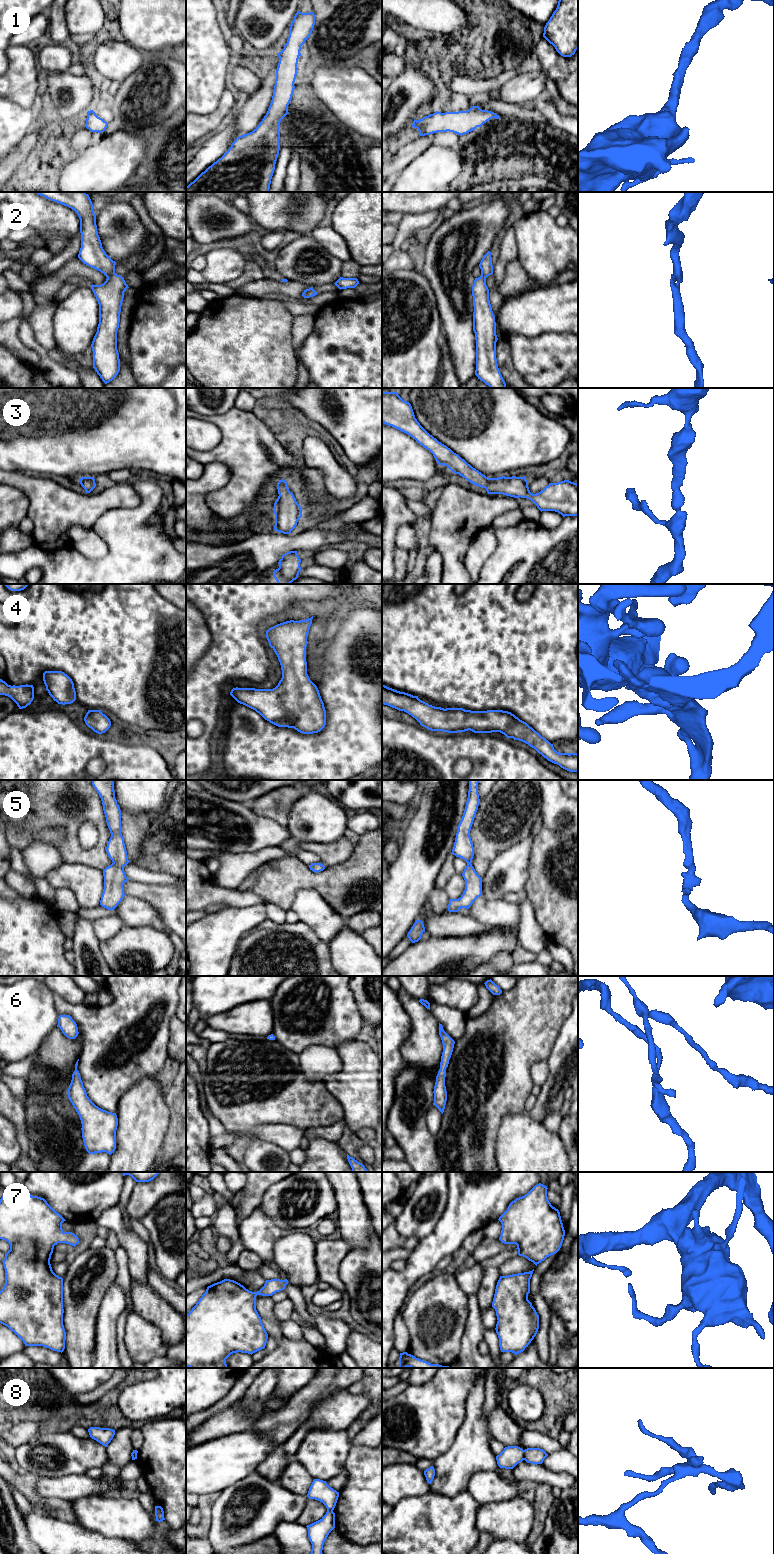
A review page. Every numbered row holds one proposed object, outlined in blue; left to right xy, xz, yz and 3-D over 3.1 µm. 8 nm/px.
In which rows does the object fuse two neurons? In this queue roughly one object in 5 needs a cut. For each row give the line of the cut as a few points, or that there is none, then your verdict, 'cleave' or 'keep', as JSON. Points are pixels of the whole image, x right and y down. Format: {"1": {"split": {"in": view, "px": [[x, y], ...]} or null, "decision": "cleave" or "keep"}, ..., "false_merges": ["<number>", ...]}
{"1": {"split": null, "decision": "keep"}, "2": {"split": null, "decision": "keep"}, "3": {"split": null, "decision": "keep"}, "4": {"split": null, "decision": "keep"}, "5": {"split": null, "decision": "keep"}, "6": {"split": null, "decision": "keep"}, "7": {"split": null, "decision": "keep"}, "8": {"split": {"in": "yz", "px": [[523, 1450], [524, 1459]]}, "decision": "cleave"}, "false_merges": ["8"]}

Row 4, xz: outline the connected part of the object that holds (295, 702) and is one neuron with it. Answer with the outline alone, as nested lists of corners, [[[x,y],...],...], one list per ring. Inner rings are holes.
[[[312,619],[300,621],[286,621],[277,624],[266,631],[266,638],[269,646],[274,650],[281,665],[282,678],[278,685],[273,689],[255,689],[255,688],[233,688],[230,695],[240,704],[243,704],[257,713],[259,713],[265,720],[278,727],[294,728],[303,734],[313,734],[320,732],[326,725],[326,710],[321,699],[317,686],[310,680],[307,674],[306,662],[306,647],[308,644],[307,637]]]

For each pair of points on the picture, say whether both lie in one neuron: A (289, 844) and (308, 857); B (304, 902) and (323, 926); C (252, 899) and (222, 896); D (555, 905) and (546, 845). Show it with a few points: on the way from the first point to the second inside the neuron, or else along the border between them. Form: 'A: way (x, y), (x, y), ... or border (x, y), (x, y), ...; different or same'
A: way (294, 846), (303, 855); same
B: way (310, 908), (322, 920); same
C: way (245, 899), (229, 897); same
D: way (554, 890), (543, 874), (543, 860); same

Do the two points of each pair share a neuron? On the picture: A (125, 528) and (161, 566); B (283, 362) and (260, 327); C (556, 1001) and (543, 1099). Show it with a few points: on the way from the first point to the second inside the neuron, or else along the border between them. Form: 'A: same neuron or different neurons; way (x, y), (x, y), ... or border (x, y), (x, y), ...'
A: same neuron; way (132, 537), (152, 557)
B: same neuron; way (274, 353), (260, 339), (260, 336)
C: different neurons; border (558, 1034), (547, 1058)

